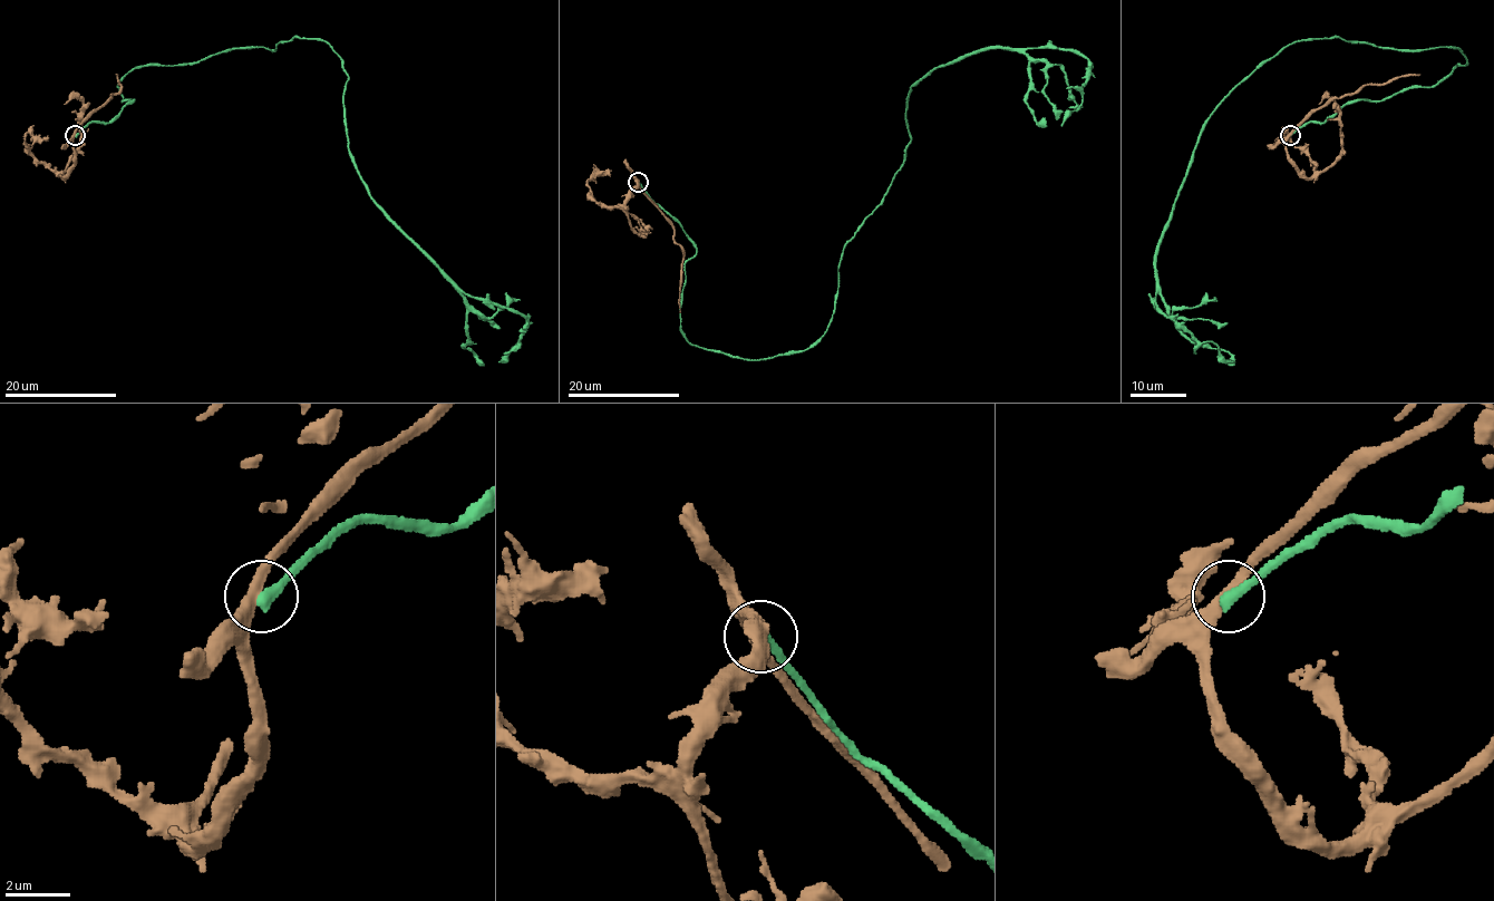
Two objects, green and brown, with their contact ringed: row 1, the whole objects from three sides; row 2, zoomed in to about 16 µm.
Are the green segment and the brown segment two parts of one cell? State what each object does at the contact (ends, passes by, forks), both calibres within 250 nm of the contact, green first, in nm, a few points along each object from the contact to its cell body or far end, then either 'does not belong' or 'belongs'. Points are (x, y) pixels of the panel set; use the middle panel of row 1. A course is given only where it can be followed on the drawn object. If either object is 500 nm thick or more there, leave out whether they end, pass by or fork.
green ends; brown passes by; calibres 360 and 320 nm; course green (638, 182), (696, 249), (681, 333), (758, 359), (824, 333), (932, 69), (1077, 51), (1061, 126); course brown (638, 182), (636, 178), (637, 186), (628, 200), (626, 214), (641, 234), (644, 228), (627, 211); does not belong

